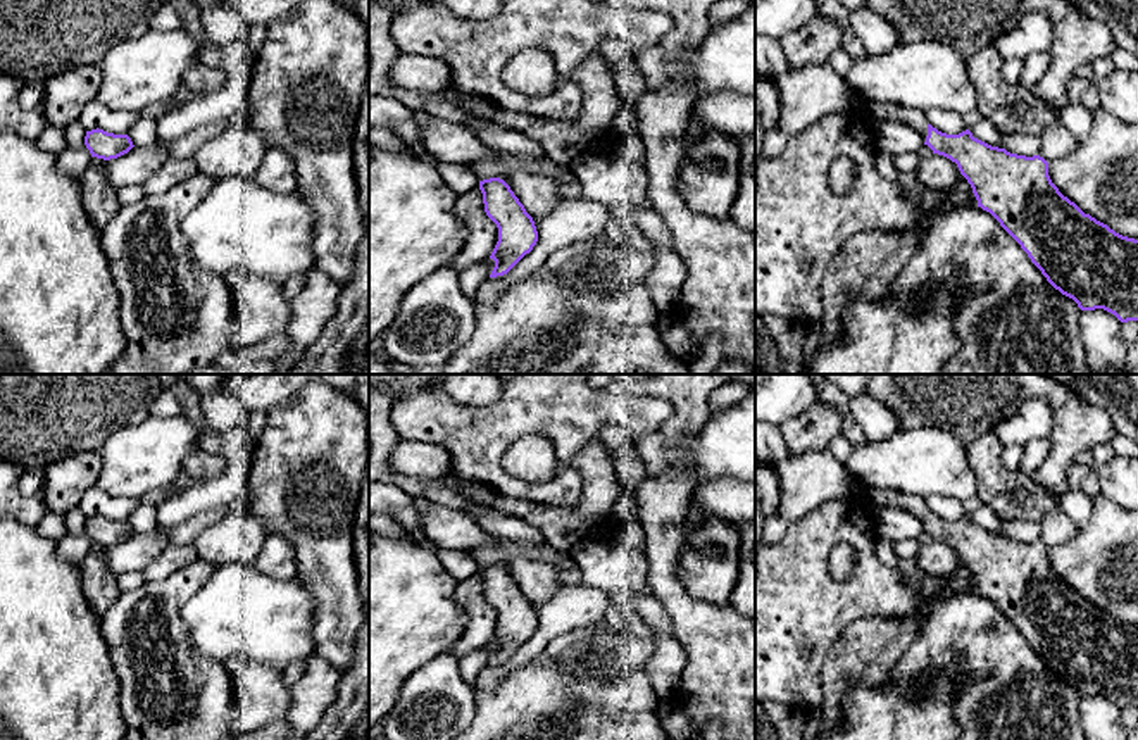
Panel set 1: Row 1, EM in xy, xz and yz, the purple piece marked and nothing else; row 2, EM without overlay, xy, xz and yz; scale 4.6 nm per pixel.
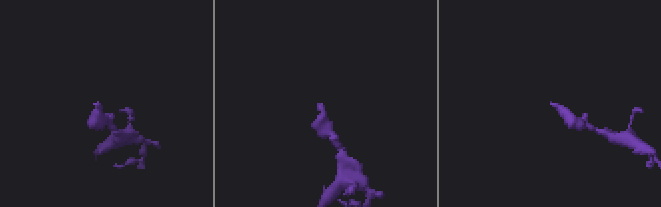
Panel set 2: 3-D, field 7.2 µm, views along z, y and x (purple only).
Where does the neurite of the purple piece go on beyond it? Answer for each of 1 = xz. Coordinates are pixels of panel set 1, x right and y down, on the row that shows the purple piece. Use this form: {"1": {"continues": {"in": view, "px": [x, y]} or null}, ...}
{"1": {"continues": null}}

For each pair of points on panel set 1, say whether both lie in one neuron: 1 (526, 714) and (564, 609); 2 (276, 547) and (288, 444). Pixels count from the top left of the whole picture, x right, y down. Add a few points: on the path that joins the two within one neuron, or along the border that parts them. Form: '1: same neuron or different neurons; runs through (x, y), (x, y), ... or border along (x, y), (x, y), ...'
1: different neurons; border along (542, 652), (507, 675)
2: different neurons; border along (268, 533), (276, 533), (292, 545), (297, 573)

